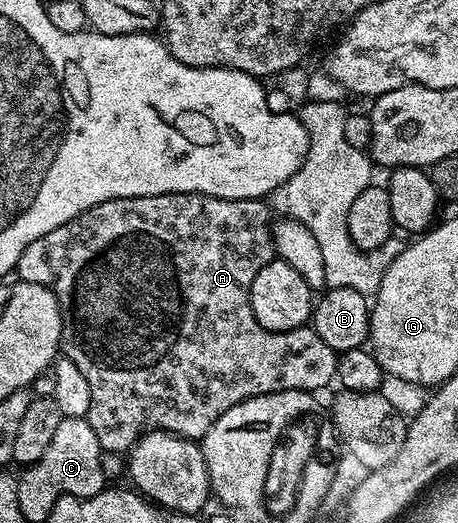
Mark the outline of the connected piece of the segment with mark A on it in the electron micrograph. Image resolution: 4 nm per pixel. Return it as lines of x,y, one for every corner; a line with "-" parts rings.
165,193
164,195
152,195
151,197
121,197
120,199
105,201
88,211
84,211
80,215
76,215
68,223
56,227
56,231
48,231
48,235
40,235
40,239
36,239
36,243
28,243
28,247
24,247
24,255
20,255
20,259
18,260
17,276
28,283
36,283
37,285
48,287
56,295
58,306
62,308
62,344
60,349
68,360
76,363
76,367
80,367
80,372
83,373
84,379
88,379
88,391
92,391
92,403
88,407
85,419
92,427
92,431
96,431
96,439
100,443
103,454
125,454
144,434
150,433
153,429
162,429
165,433
175,433
178,437
201,439
208,431
208,427
212,427
212,423
216,423
216,419
220,419
220,415
224,415
224,411
228,411
248,399
259,397
265,393
278,393
282,389
293,389
296,385
315,385
318,390
318,381
324,381
330,385
331,383
328,382
326,377
332,381
335,380
335,377
330,373
282,373
282,361
274,361
274,341
262,341
262,333
266,329
260,327
260,323
254,325
254,321
250,321
250,312
252,309
246,309
246,285
252,287
252,279
256,279
258,272
267,263
275,260
276,257
274,252
272,216
270,217
270,209
265,205
266,203
262,199
255,199
253,201
229,201
228,199
220,199
219,197
209,197
203,193

